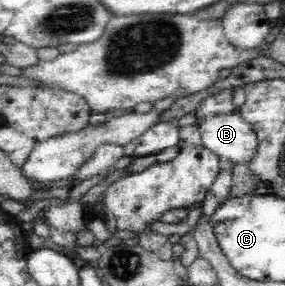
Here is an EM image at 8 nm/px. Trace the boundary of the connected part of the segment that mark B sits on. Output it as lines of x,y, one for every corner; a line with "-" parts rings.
239,113
208,114
198,127
203,147
218,158
225,157
233,164
243,165
256,153
258,140
254,129

